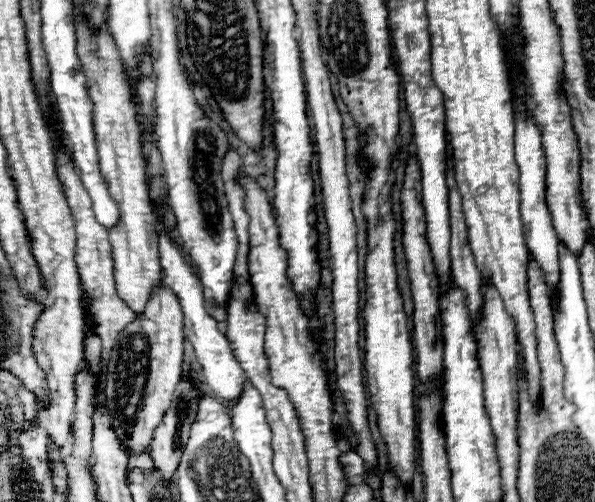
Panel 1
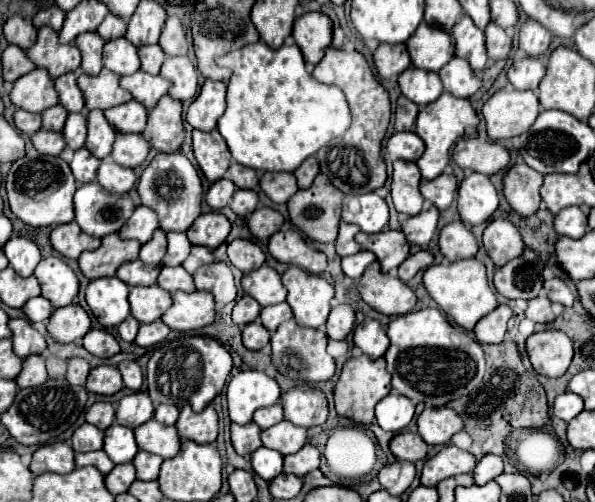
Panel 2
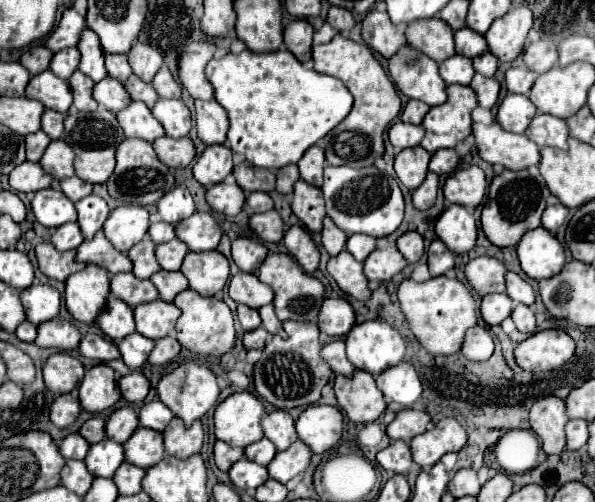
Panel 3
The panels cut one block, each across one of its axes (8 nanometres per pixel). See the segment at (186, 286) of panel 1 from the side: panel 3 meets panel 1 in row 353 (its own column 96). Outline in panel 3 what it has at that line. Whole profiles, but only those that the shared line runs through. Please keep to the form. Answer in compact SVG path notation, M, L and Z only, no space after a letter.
M90 194L82 200L78 200L74 206L78 210L78 226L84 234L84 240L90 240L102 228L104 220L110 214L110 208L108 208L106 200L96 194Z

